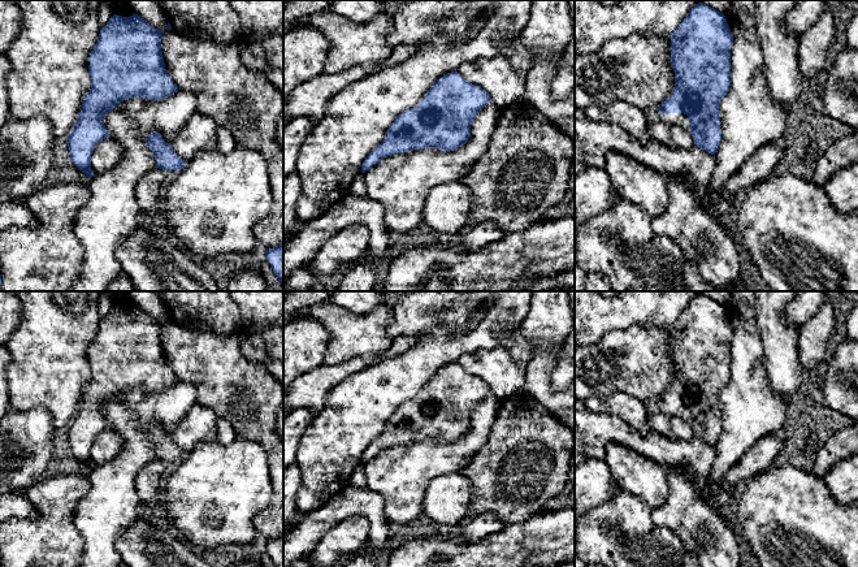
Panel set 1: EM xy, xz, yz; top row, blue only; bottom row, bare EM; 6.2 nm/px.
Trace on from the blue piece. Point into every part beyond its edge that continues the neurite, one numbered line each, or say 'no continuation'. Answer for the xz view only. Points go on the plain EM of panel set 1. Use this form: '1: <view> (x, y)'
no continuation

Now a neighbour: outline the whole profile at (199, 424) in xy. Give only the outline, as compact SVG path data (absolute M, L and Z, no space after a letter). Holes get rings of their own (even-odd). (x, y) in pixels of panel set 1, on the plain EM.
M195 403L173 428L172 438L185 454L190 454L196 445L216 441L218 420L214 411Z

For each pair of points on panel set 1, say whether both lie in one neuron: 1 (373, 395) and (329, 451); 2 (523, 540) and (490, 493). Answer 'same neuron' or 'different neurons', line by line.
1: same neuron
2: different neurons

